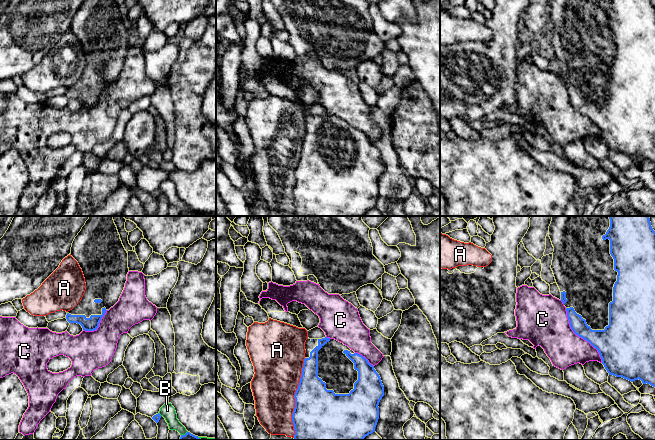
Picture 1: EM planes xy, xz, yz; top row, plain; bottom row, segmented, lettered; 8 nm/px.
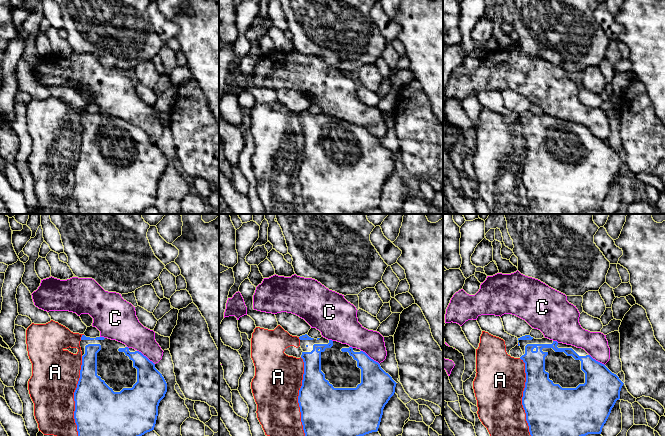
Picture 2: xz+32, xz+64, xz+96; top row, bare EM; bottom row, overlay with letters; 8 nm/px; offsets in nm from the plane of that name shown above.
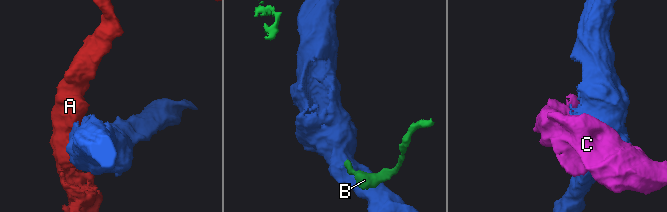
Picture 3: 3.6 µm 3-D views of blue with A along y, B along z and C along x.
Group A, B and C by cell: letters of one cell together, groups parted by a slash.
A / B / C

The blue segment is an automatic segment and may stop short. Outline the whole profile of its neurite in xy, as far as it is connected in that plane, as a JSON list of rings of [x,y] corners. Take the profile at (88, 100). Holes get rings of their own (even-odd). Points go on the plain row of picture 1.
[[[85,0],[70,30],[82,45],[86,66],[81,77],[67,88],[66,95],[80,100],[85,107],[94,107],[124,66],[128,29],[115,0]]]

